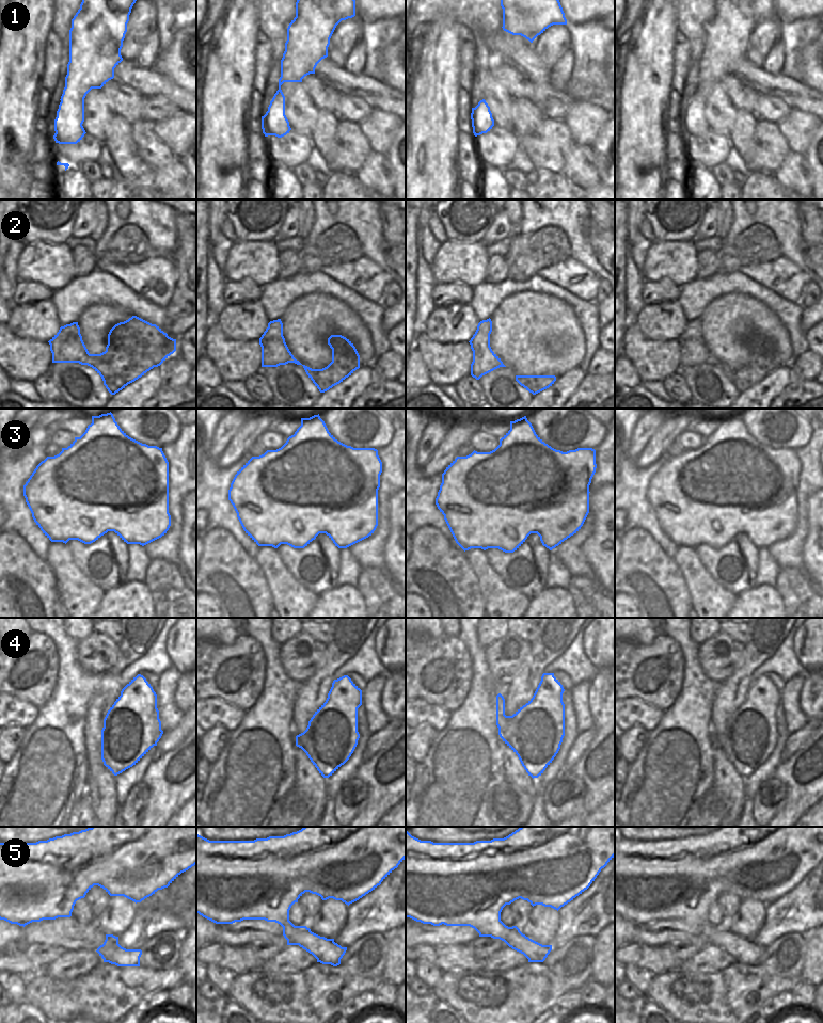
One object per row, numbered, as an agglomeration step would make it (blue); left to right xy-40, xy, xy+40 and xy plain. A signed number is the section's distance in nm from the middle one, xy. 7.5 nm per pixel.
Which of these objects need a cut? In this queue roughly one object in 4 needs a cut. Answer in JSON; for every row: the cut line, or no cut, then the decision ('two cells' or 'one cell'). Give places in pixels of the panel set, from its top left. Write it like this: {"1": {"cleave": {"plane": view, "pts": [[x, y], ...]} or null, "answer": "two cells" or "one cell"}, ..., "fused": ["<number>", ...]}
{"1": {"cleave": null, "answer": "one cell"}, "2": {"cleave": null, "answer": "one cell"}, "3": {"cleave": null, "answer": "one cell"}, "4": {"cleave": null, "answer": "one cell"}, "5": {"cleave": null, "answer": "one cell"}, "fused": []}

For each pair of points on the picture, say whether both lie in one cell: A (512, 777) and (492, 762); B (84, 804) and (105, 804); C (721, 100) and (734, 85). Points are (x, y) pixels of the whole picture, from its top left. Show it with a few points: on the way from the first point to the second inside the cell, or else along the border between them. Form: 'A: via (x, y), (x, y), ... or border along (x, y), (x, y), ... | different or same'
A: border along (499, 746), (502, 752), (502, 767), (505, 779) | different
B: border along (85, 788), (92, 812), (95, 815) | different
C: border along (719, 82), (736, 109) | different

